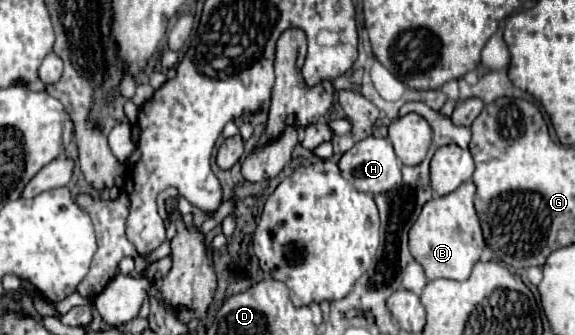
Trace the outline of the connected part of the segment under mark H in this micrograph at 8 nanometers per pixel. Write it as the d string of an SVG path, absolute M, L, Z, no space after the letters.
M368 136L340 158L342 176L360 192L388 192L398 184L400 162L386 138Z

